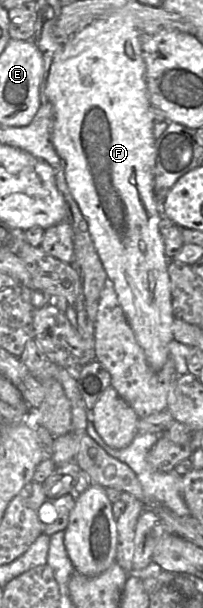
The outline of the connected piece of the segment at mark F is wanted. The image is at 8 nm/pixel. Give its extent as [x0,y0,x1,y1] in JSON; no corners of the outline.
[45,16,174,371]

